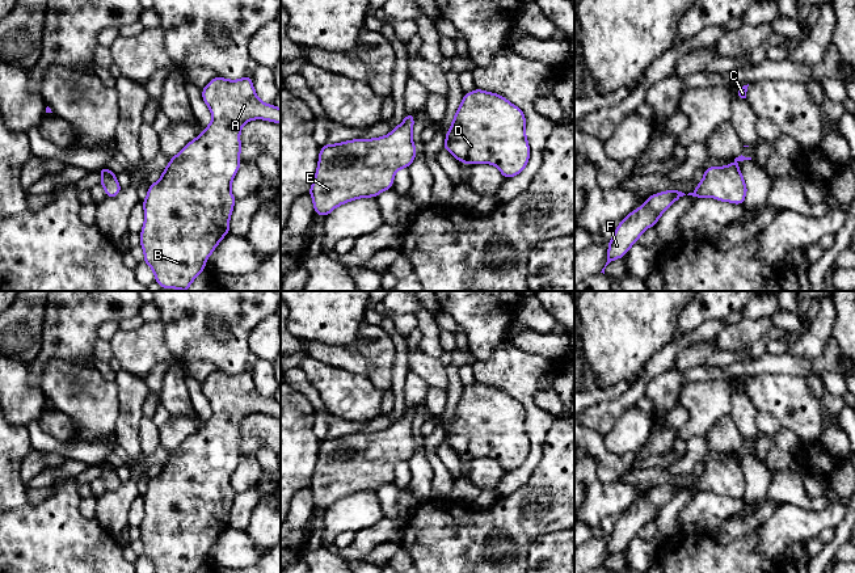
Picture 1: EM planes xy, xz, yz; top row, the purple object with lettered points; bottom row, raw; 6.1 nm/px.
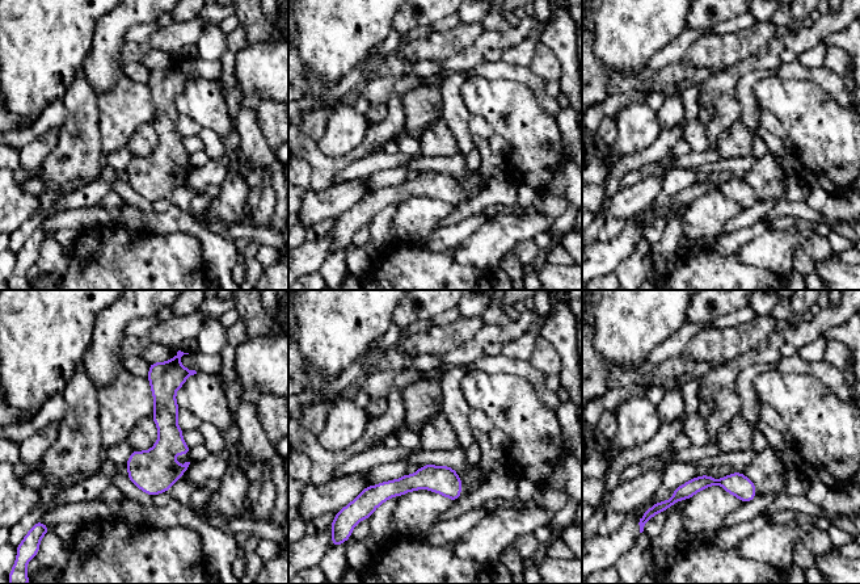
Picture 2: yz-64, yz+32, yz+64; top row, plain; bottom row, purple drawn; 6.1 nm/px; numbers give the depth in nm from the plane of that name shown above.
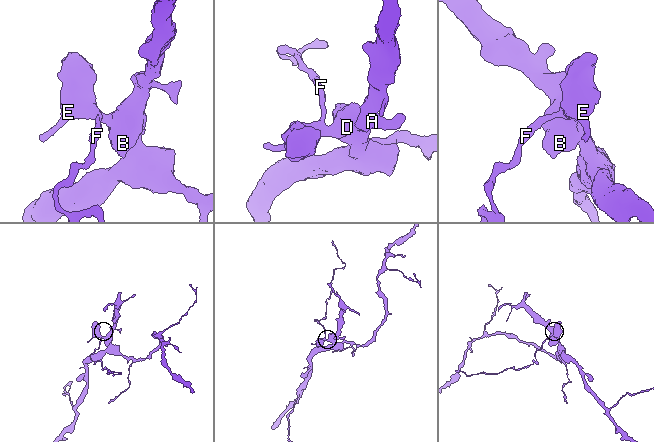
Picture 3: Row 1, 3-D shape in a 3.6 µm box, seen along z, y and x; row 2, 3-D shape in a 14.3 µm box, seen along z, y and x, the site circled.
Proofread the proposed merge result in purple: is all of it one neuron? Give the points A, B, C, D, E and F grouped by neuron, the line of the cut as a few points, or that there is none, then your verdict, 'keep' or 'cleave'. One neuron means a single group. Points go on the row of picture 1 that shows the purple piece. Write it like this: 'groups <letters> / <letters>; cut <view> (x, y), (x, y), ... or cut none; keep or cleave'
groups A B C D E F; cut none; keep

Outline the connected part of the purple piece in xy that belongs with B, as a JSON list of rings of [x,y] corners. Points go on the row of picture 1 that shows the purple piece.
[[[216,76],[203,89],[202,98],[212,121],[205,131],[188,143],[163,170],[161,178],[148,186],[140,247],[144,262],[152,267],[163,288],[186,291],[222,239],[229,233],[229,218],[236,198],[231,184],[240,168],[240,131],[252,119],[281,123],[281,109],[264,104],[256,94],[250,76],[227,80]]]

